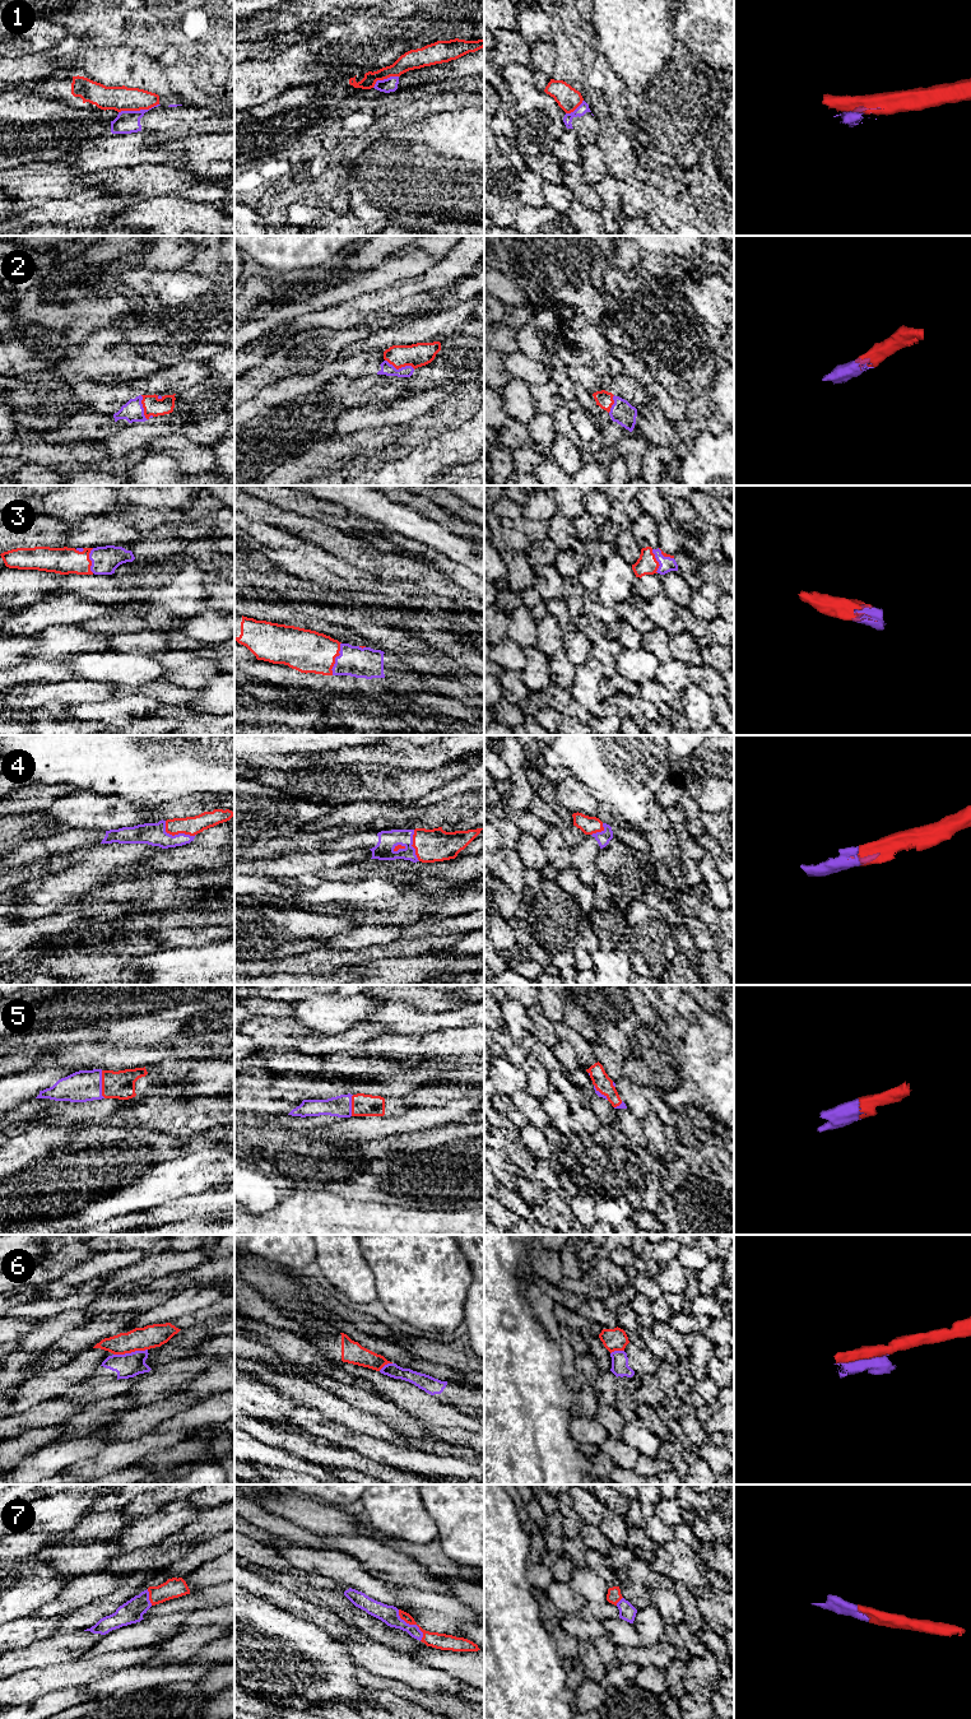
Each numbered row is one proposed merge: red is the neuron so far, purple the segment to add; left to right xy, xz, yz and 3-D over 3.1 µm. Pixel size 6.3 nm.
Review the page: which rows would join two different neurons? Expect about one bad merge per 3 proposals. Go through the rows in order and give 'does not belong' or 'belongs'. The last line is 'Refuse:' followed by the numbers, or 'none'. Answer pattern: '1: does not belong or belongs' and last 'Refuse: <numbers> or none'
1: does not belong
2: belongs
3: belongs
4: belongs
5: belongs
6: does not belong
7: belongs
Refuse: 1, 6

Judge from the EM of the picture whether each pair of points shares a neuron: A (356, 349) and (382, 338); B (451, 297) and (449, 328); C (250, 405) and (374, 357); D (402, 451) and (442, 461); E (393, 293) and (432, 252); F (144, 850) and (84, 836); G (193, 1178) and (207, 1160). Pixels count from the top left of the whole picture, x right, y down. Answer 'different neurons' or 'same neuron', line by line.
A: same neuron
B: different neurons
C: same neuron
D: same neuron
E: different neurons
F: different neurons
G: same neuron

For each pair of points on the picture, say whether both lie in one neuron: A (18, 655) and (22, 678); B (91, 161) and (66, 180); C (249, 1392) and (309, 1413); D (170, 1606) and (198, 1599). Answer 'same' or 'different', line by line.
A: different
B: different
C: same
D: same

